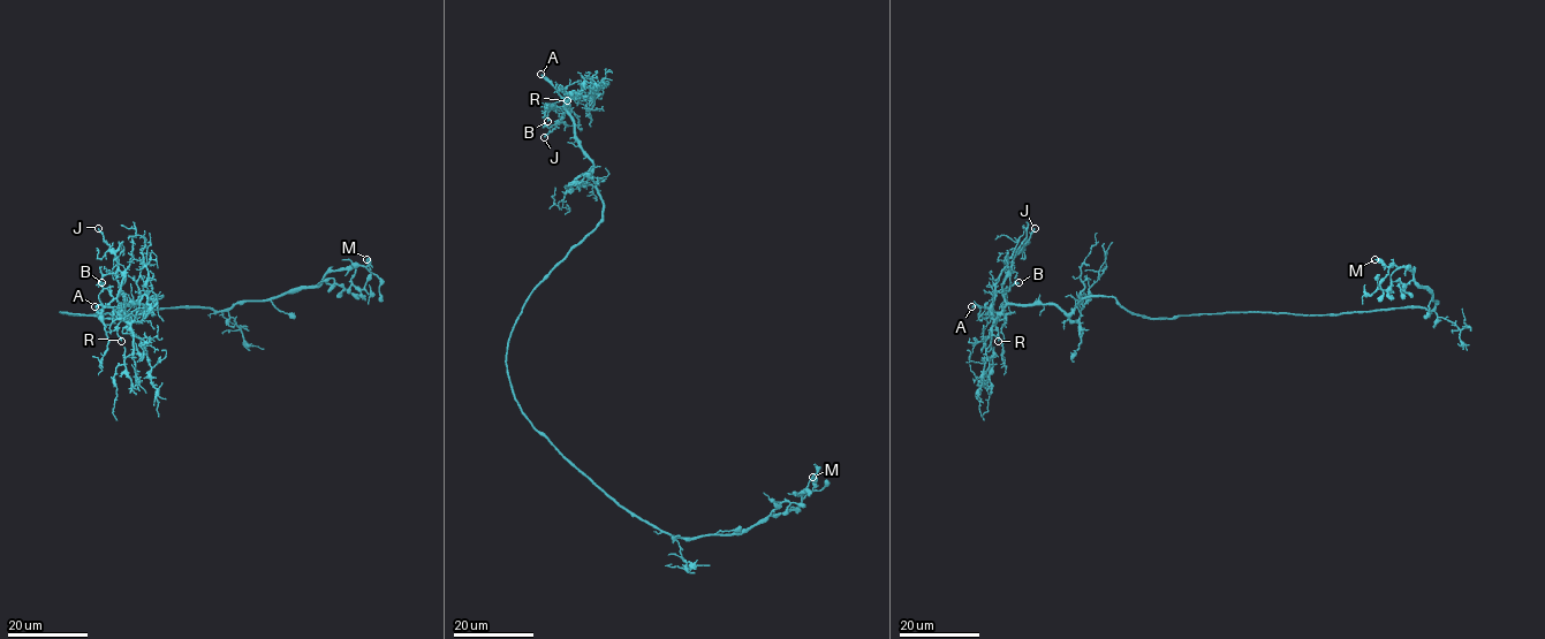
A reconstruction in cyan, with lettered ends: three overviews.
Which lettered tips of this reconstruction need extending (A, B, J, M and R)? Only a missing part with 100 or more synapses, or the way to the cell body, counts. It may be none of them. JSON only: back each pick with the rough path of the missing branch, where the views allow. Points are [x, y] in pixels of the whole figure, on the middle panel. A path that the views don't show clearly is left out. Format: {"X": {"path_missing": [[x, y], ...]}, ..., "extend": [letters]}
{"A": {"path_missing": [[540, 74], [540, 67], [522, 46], [494, 44], [490, 40], [494, 24]]}, "extend": ["A"]}

